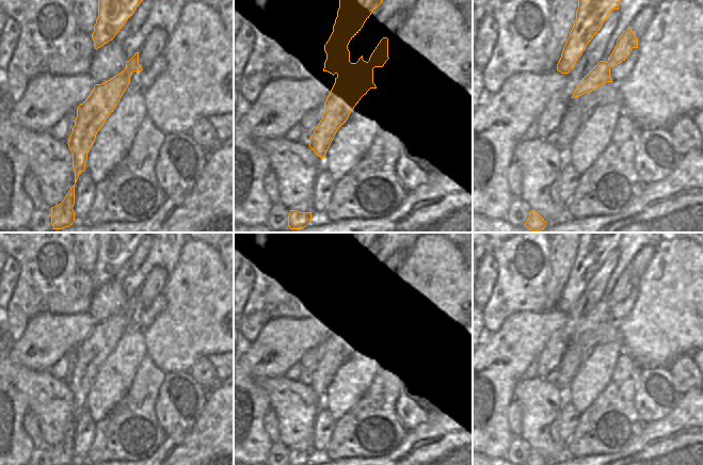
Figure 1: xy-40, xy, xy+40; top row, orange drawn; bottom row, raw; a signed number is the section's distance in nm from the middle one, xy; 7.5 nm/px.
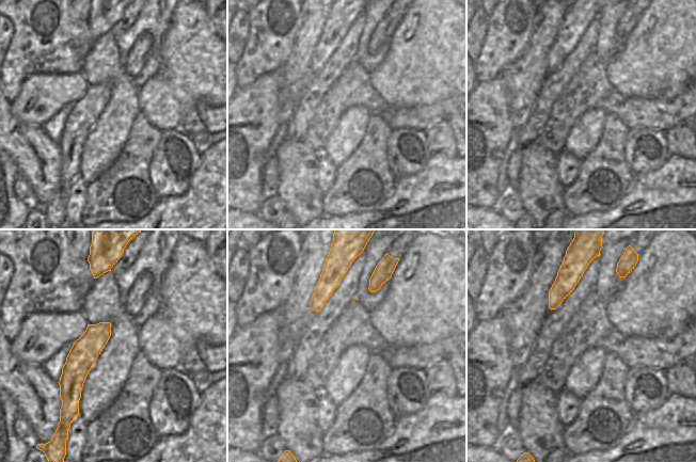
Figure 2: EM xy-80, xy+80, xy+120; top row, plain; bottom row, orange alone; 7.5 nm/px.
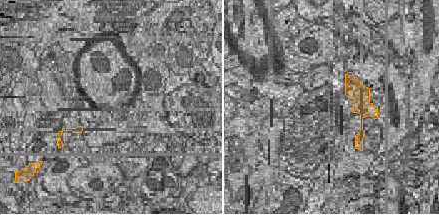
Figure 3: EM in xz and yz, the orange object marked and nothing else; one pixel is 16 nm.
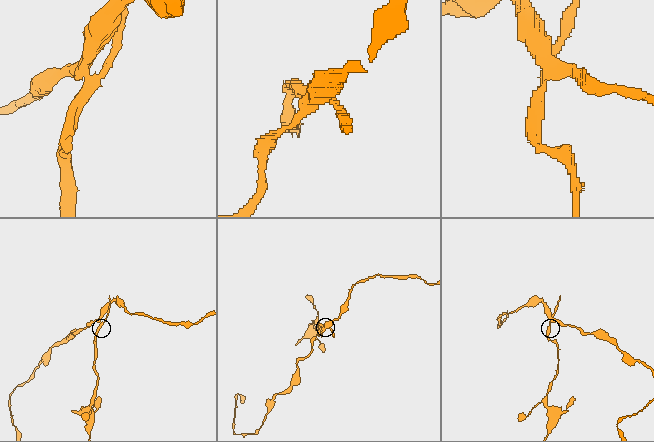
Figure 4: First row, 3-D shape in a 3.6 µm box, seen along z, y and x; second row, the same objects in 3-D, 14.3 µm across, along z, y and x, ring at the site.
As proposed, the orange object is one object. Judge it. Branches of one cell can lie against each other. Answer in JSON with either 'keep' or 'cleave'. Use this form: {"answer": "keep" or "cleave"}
{"answer": "cleave"}

